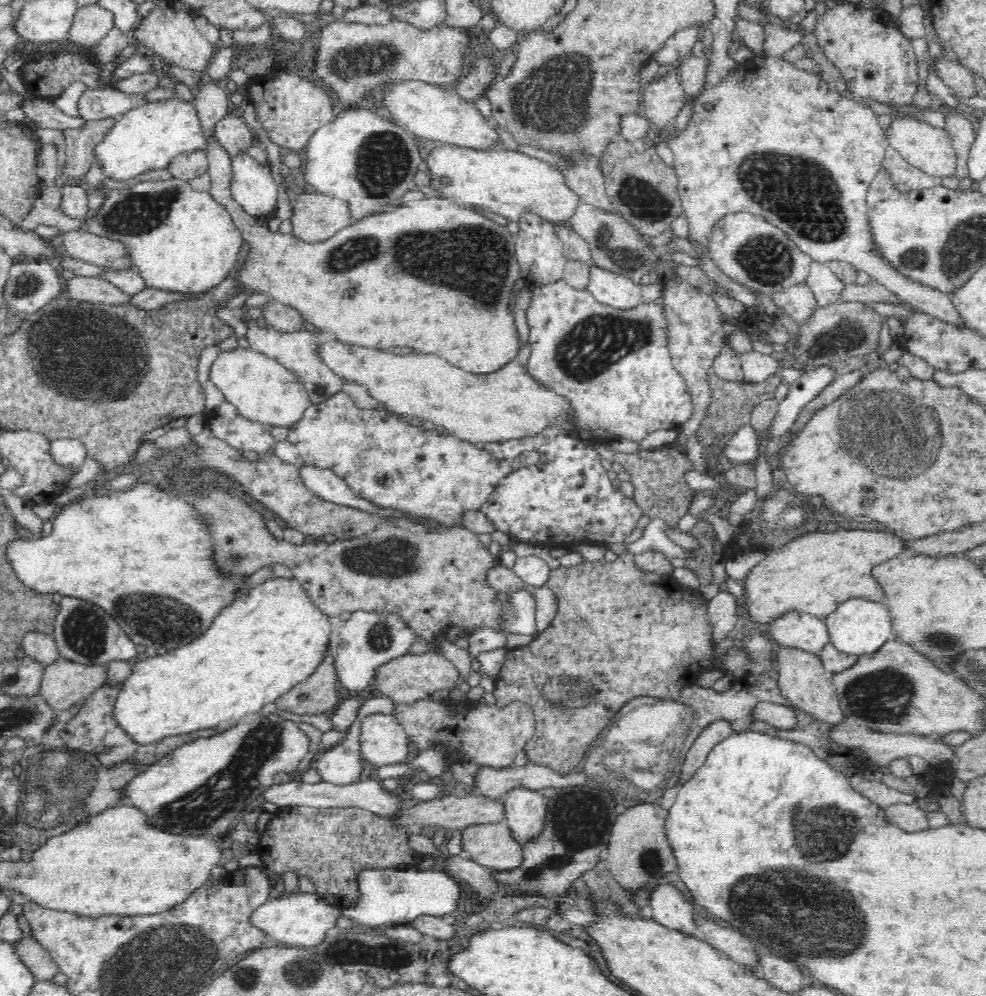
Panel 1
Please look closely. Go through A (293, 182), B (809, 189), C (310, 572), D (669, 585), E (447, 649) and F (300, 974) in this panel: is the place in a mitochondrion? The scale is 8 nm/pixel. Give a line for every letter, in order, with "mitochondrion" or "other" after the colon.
A: other
B: mitochondrion
C: other
D: other
E: other
F: mitochondrion

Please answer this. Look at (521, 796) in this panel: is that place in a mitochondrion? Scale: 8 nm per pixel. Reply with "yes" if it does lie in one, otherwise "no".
no

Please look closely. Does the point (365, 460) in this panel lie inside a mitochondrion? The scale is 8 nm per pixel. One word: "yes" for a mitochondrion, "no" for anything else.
yes

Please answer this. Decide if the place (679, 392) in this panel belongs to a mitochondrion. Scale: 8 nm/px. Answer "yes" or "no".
no

